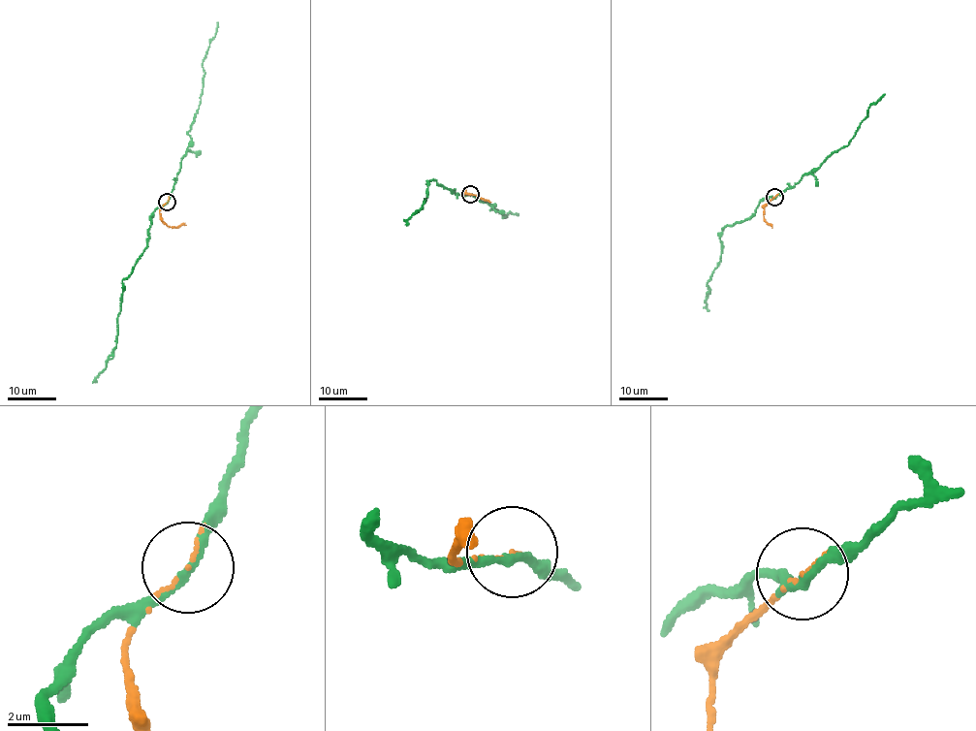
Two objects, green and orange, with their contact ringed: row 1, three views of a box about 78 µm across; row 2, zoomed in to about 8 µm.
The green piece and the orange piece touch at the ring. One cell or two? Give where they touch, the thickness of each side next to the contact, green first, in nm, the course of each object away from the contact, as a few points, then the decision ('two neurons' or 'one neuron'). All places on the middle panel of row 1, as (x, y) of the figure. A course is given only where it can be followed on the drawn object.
at (470, 194); 180 nm thick on the green side, 80 nm on the other; green runs (471, 194), (461, 195), (454, 190), (453, 193), (436, 180), (429, 180), (426, 182), (425, 200), (405, 224); orange runs (471, 194), (463, 195), (475, 195), (490, 202); two neurons

